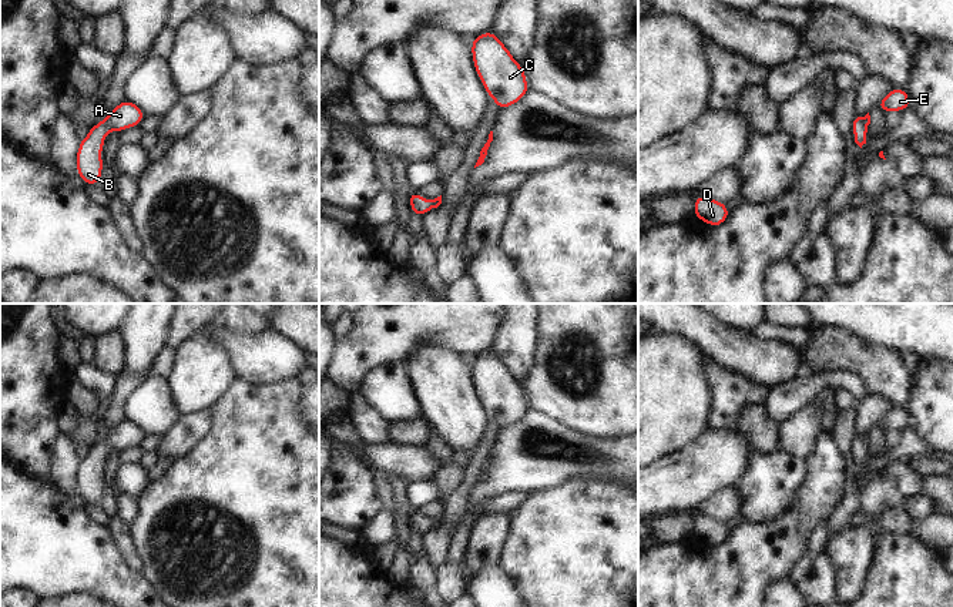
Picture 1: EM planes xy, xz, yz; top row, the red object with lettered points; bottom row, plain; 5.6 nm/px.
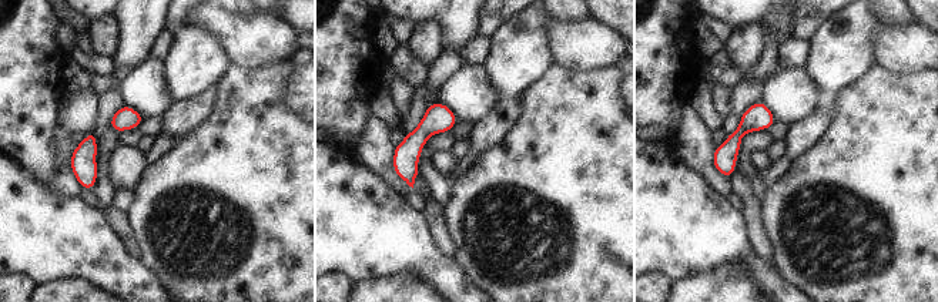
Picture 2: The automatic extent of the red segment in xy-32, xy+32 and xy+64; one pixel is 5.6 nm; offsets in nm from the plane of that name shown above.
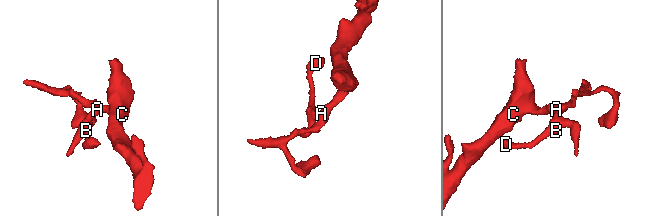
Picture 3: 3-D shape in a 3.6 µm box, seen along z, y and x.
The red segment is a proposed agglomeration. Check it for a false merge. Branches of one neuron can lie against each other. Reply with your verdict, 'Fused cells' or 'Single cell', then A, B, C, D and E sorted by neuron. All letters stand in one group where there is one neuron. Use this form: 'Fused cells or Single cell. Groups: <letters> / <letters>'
Single cell. Groups: A B C D E

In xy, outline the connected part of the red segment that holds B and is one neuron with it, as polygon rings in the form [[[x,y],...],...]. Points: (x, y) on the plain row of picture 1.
[[[124,419],[80,460],[75,474],[77,493],[87,504],[98,504],[104,482],[103,465],[108,450],[121,452],[137,446],[145,437],[144,430],[134,422]]]

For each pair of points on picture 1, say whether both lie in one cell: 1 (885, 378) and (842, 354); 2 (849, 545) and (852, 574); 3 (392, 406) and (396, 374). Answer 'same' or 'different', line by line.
1: same
2: same
3: same

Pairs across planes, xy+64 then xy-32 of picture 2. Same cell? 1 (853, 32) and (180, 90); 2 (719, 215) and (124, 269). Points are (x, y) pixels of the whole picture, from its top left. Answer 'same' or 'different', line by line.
1: same
2: same

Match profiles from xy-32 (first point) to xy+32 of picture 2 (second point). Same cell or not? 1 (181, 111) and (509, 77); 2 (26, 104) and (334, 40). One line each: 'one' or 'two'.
1: two
2: one

